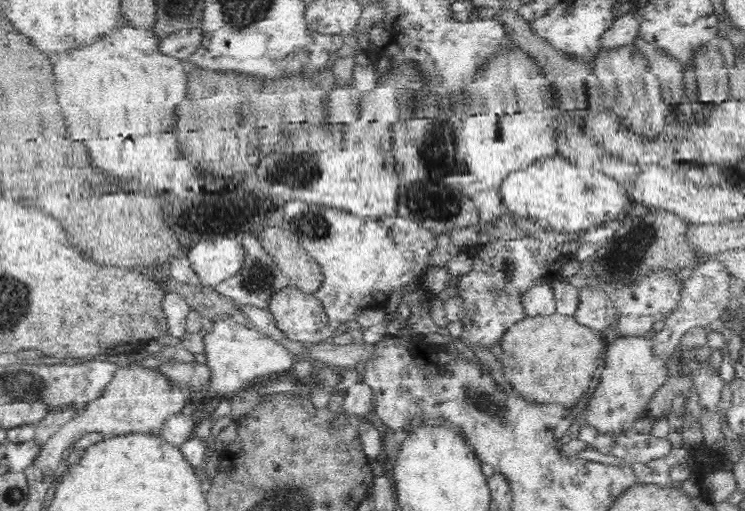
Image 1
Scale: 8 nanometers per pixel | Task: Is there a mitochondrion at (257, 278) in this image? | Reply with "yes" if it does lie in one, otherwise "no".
yes

